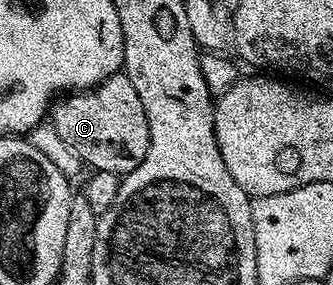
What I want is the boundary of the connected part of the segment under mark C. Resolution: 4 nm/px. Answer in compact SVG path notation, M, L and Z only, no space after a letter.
M122 72L106 77L90 91L71 91L60 96L49 110L49 124L70 149L77 151L80 162L91 165L92 170L126 175L141 167L149 151L149 119L145 107L141 107L141 95Z

